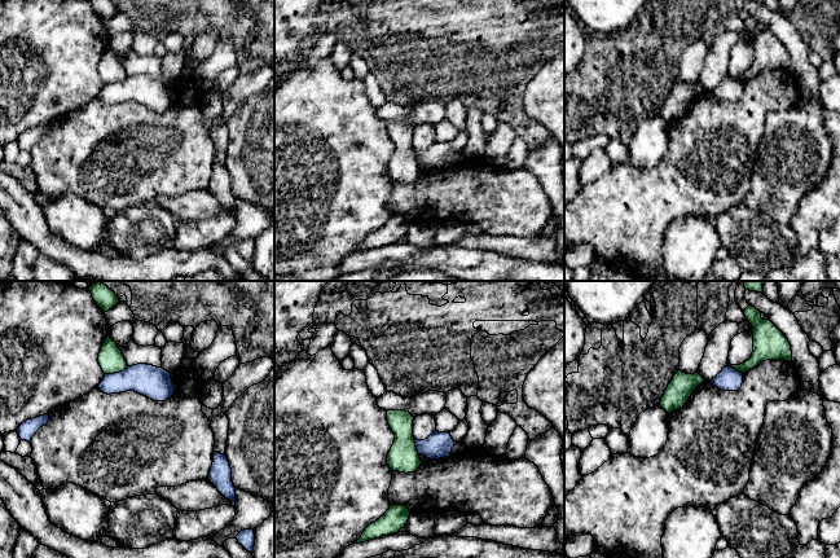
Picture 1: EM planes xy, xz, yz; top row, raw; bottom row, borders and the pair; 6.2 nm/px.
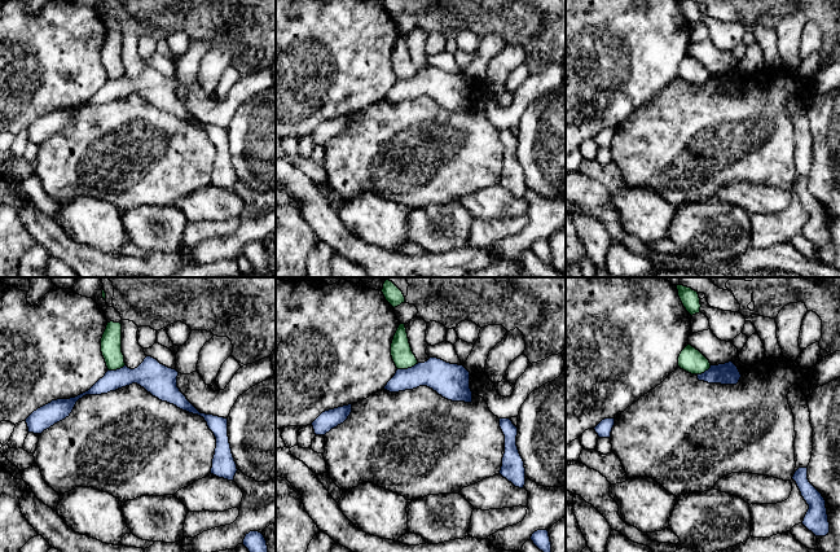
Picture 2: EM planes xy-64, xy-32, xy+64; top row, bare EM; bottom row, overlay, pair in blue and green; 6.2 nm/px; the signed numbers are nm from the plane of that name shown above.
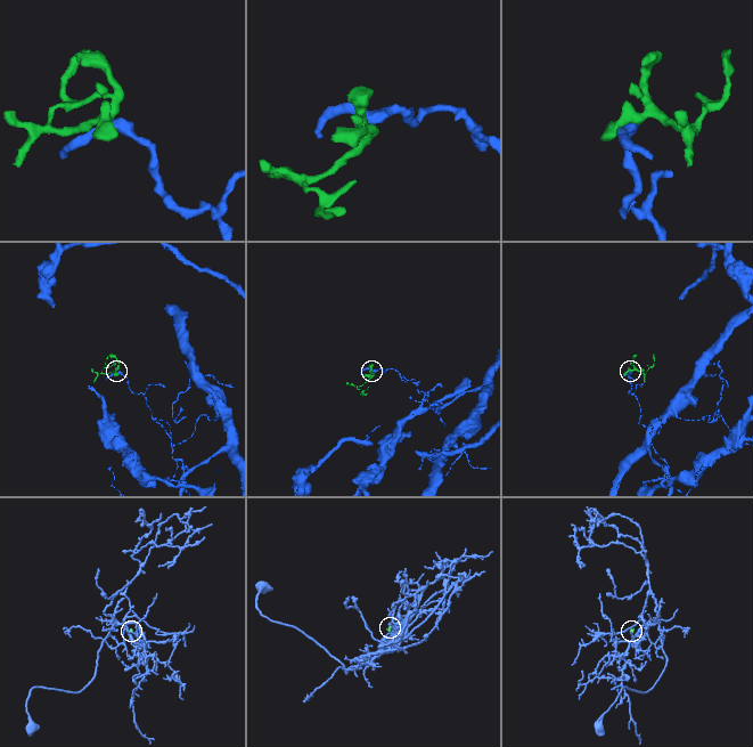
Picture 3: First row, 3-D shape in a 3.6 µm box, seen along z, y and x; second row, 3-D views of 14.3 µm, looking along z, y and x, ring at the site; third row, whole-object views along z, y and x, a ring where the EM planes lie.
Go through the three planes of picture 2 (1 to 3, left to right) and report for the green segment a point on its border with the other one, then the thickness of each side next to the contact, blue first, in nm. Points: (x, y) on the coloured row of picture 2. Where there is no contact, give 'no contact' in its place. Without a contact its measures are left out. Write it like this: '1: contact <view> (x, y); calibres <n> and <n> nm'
1: contact xy-64 (117, 369); calibres 190 and 130 nm
2: contact xy-32 (408, 368); calibres 200 and 140 nm
3: contact xy+64 (704, 372); calibres 140 and 150 nm

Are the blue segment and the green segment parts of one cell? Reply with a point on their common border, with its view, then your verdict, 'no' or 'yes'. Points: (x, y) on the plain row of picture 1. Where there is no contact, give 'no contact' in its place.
xy (115, 83) | no

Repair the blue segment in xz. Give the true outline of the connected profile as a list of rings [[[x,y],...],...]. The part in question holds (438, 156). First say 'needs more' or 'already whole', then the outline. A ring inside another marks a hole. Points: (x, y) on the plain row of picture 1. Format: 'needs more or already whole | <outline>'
already whole | [[[435,141],[425,150],[415,150],[418,164],[423,164],[430,170],[439,170],[448,167],[452,158],[457,154],[449,142]]]

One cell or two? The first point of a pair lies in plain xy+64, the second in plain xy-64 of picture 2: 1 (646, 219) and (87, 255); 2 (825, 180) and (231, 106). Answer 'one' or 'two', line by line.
1: two
2: two

